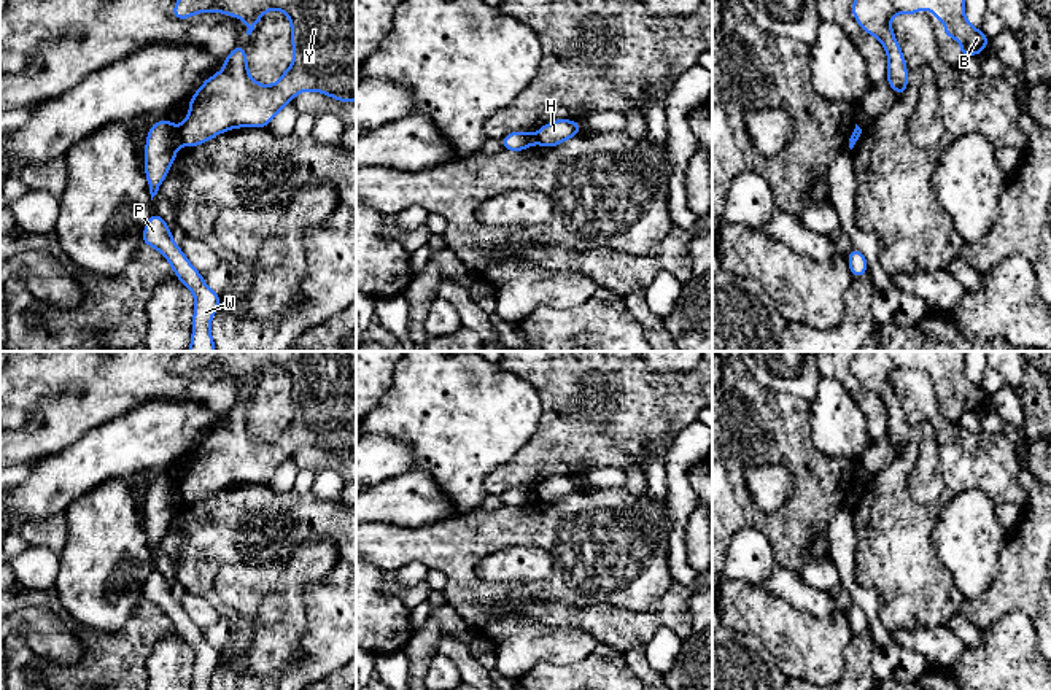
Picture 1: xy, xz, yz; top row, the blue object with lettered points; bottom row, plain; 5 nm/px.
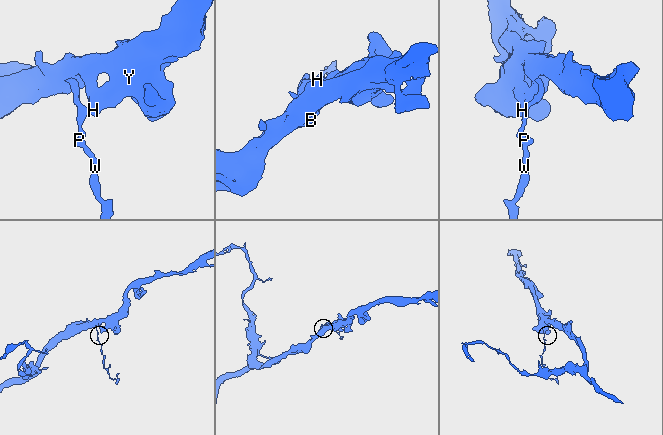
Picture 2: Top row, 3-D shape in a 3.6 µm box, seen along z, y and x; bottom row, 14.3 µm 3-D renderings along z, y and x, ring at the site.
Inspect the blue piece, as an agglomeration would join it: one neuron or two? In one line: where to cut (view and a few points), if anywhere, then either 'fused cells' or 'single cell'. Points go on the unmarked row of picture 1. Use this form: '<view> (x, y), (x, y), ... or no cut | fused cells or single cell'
xy (177, 490), (180, 498) | fused cells

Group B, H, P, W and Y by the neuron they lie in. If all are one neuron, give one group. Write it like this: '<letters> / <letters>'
B H Y / P W

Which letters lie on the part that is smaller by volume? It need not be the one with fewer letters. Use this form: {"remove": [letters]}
{"remove": ["P", "W"]}

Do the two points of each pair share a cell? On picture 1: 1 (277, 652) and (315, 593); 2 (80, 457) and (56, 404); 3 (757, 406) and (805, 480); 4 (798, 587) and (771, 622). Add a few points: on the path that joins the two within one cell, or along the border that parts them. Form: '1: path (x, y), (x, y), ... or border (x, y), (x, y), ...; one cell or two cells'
1: border (325, 576), (310, 579), (302, 593), (299, 644); two cells
2: border (105, 423), (45, 458); two cells
3: path (770, 425), (803, 461); one cell
4: border (752, 585), (779, 595), (797, 608), (821, 617); two cells

